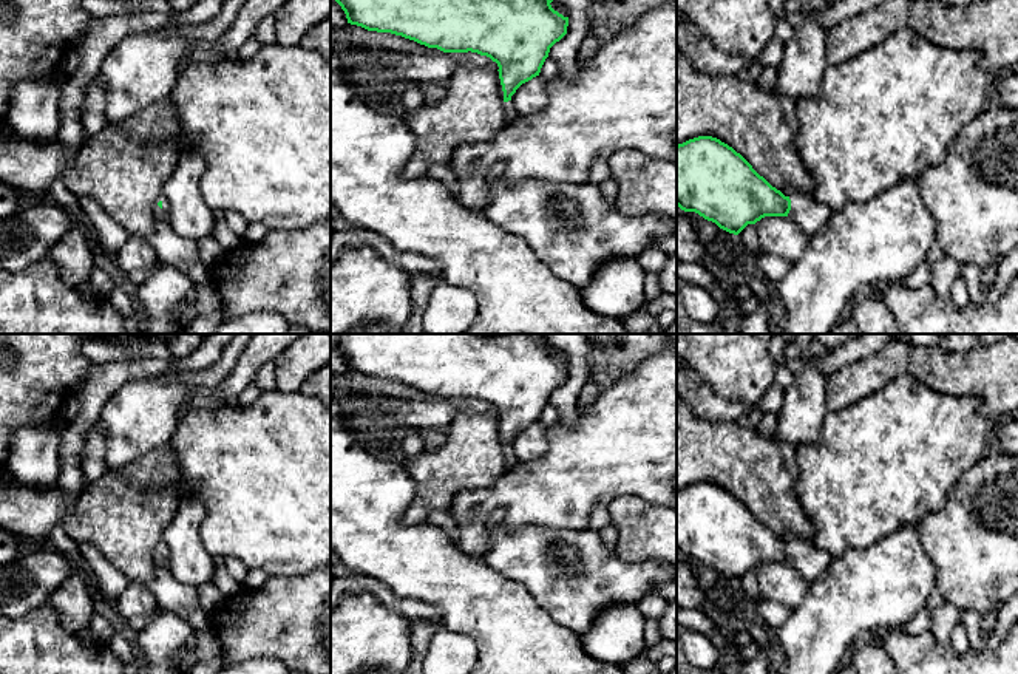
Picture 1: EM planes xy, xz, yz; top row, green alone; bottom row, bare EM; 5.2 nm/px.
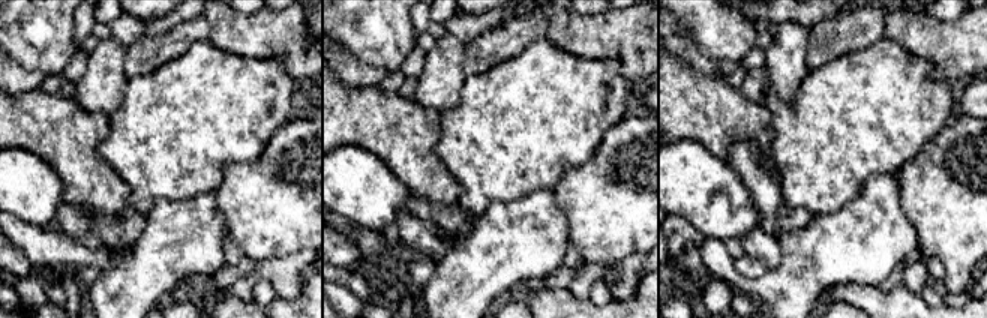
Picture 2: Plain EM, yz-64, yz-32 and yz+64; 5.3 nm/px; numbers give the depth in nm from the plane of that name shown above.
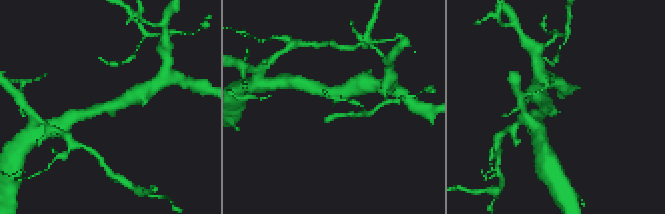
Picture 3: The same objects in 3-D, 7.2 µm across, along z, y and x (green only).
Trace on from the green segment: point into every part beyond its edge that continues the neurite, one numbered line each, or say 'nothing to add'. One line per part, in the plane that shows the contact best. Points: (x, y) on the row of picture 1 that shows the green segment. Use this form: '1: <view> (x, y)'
1: yz (810, 215)

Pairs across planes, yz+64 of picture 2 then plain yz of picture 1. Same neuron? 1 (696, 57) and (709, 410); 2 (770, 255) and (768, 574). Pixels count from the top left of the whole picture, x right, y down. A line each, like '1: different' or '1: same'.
1: same
2: same

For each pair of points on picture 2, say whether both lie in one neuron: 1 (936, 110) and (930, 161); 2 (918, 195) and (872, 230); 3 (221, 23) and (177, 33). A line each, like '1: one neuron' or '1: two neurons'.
1: two neurons
2: two neurons
3: two neurons

